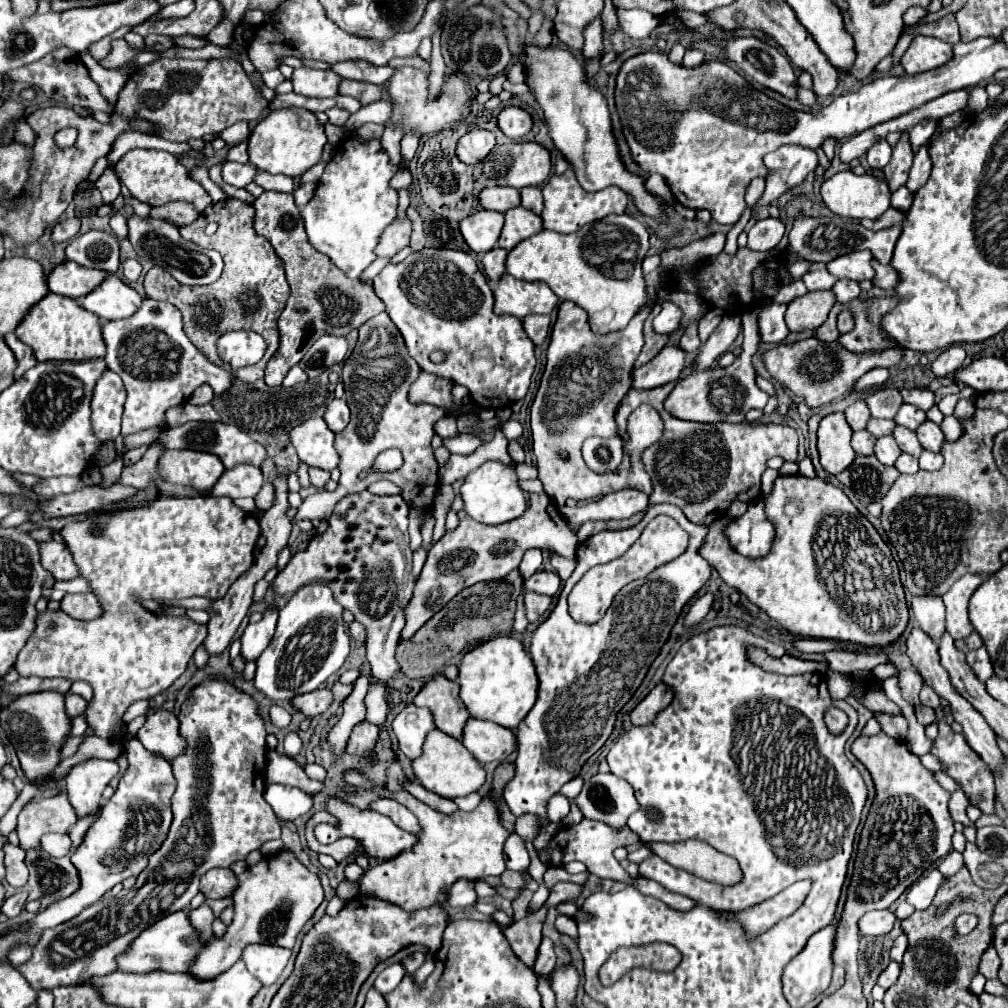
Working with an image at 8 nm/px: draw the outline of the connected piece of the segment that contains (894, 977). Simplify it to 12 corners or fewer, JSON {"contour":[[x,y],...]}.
{"contour":[[892,961],[878,985],[888,989],[898,981],[900,963]]}

